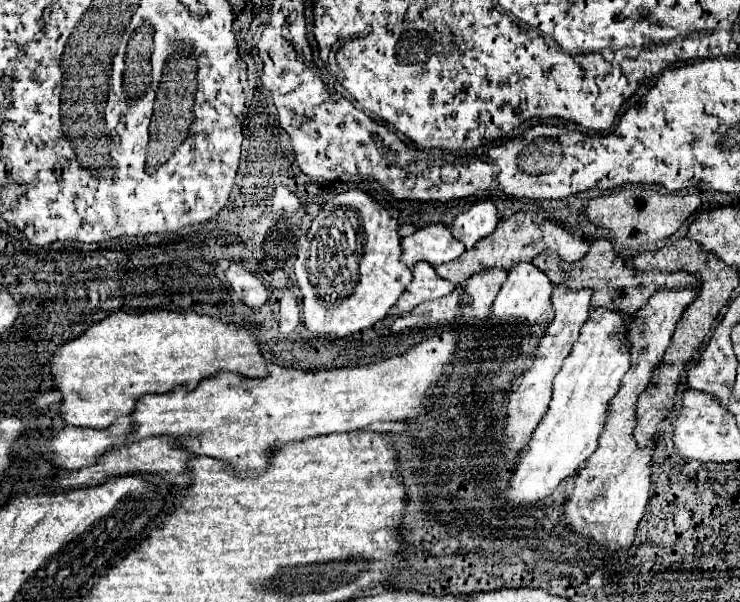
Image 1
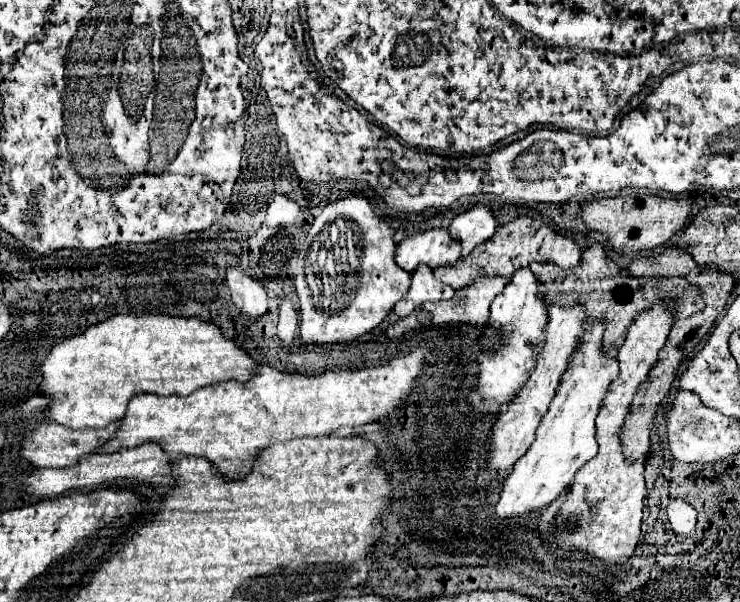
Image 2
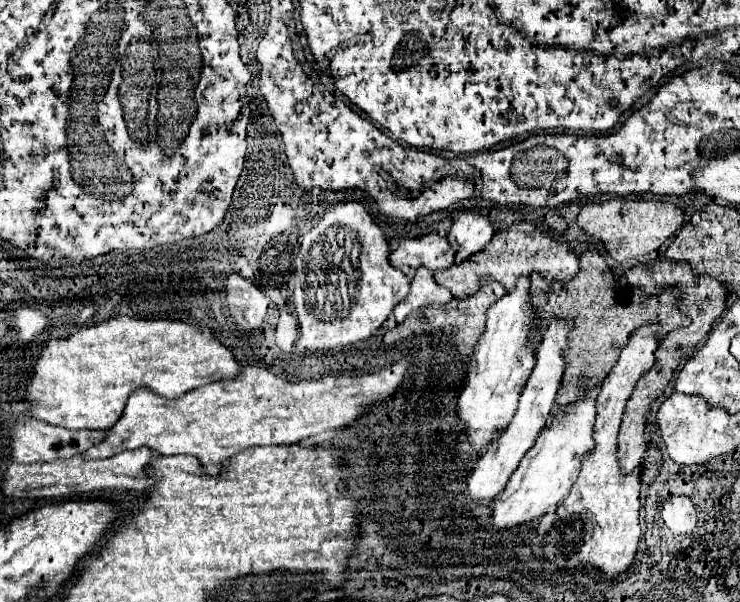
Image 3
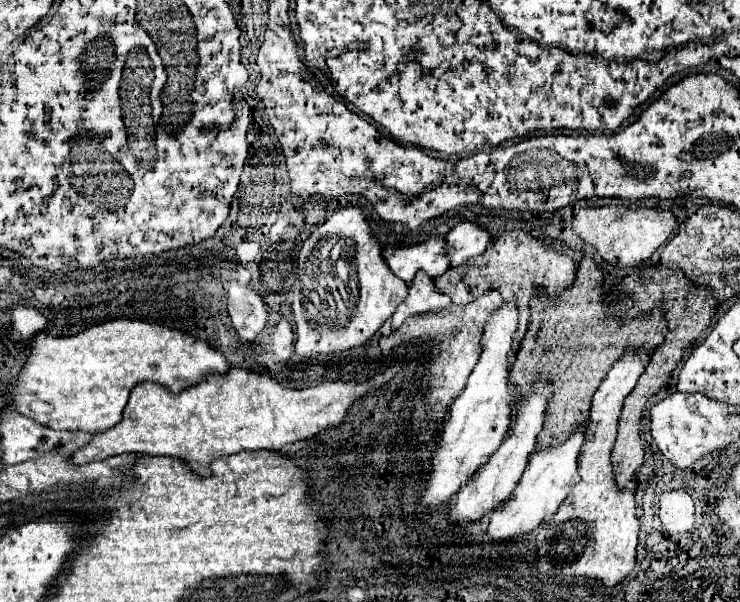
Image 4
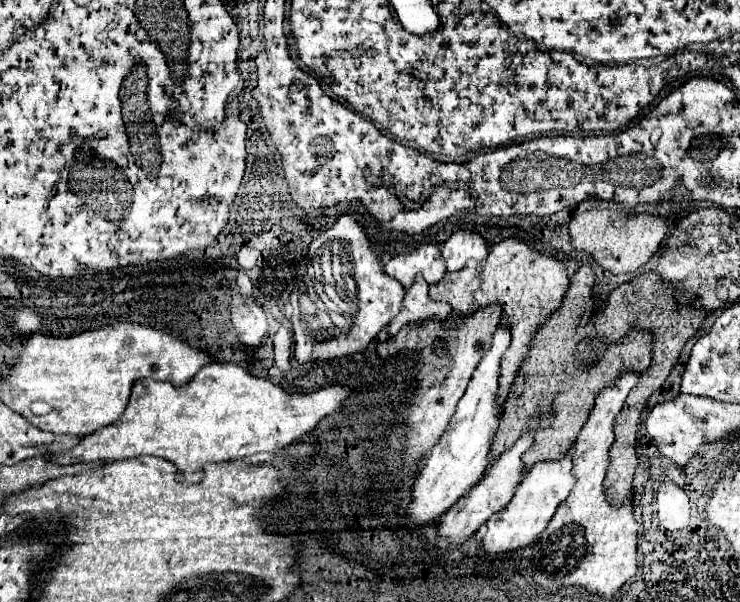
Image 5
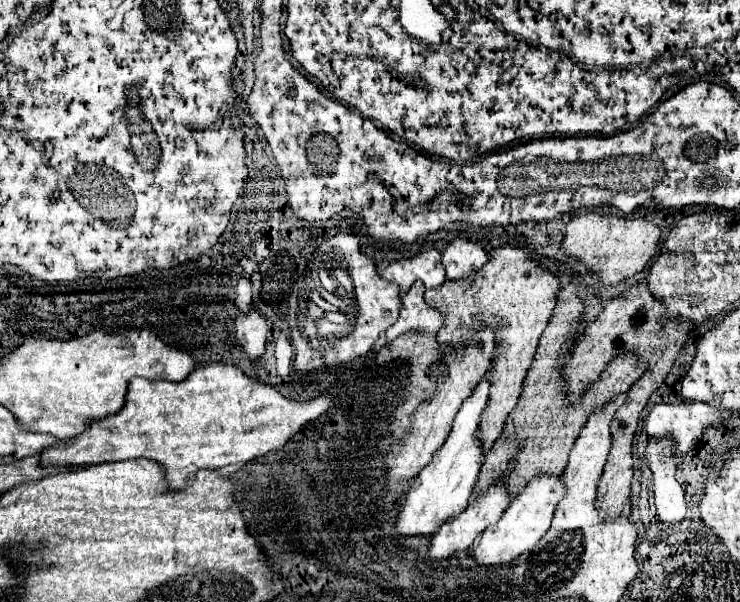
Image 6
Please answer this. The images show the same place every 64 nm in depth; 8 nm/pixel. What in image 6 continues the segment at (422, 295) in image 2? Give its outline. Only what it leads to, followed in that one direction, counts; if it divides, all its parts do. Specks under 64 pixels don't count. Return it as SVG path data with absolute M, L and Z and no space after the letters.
M416 280L416 284L402 294L402 310L400 316L396 320L396 324L392 324L392 328L386 330L386 338L388 342L394 340L398 334L404 332L418 332L424 330L428 334L436 334L442 324L444 324L444 316L440 316L438 308L428 308L426 300L424 300L424 284L420 284Z

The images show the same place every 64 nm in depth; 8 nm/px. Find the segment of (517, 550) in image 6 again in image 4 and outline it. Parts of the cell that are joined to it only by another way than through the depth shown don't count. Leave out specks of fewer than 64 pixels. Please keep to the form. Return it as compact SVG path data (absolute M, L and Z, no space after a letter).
M590 420L580 422L576 426L576 430L564 442L552 444L548 448L542 448L542 450L534 450L530 454L526 470L524 470L520 482L516 484L516 490L512 492L512 496L504 504L500 504L500 508L494 508L490 514L488 534L492 540L498 542L498 540L506 540L506 538L524 536L530 530L534 530L540 522L554 516L554 512L558 510L562 500L568 496L568 492L580 480L578 456L580 456L582 444L586 440L588 424L590 424Z

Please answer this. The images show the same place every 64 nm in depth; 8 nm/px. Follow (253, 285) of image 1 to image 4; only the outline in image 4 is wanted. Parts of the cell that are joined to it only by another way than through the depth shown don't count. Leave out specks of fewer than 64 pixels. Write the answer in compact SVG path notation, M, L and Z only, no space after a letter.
M232 280L228 286L228 314L236 332L244 340L254 342L260 330L266 326L268 306L250 286L242 286L240 282Z

